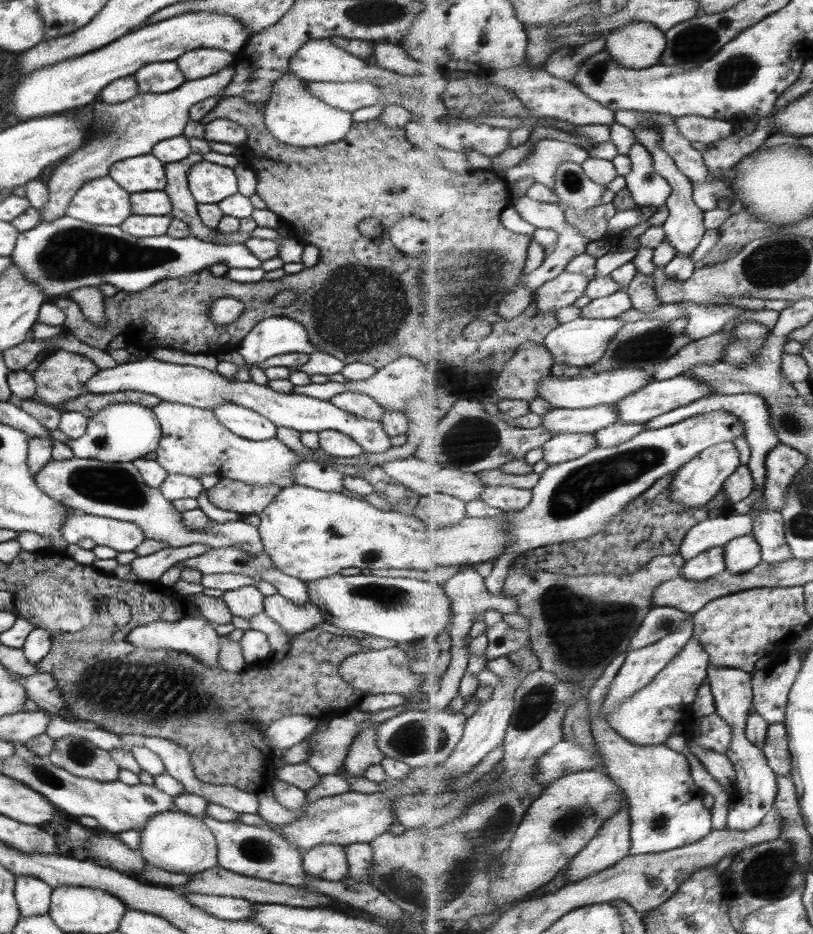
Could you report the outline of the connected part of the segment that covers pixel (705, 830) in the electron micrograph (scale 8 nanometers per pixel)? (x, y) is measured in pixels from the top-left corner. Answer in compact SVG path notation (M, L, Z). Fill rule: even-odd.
M629 652L619 654L589 692L592 731L605 764L605 771L621 788L630 804L632 818L630 854L652 854L672 851L704 839L710 832L710 809L703 806L705 791L695 786L689 760L685 754L666 745L633 744L618 733L607 718L602 717L602 705L607 700L611 684L622 671Z

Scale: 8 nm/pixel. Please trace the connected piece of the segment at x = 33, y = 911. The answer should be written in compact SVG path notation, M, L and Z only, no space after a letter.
M34 876L14 877L14 900L21 917L37 916L48 911L51 887Z

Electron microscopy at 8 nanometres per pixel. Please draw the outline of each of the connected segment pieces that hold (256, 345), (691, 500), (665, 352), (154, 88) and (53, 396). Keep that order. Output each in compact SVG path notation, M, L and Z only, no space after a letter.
M270 316L260 320L236 349L237 354L252 366L272 356L294 352L310 355L314 351L305 327L286 316Z
M733 441L722 442L706 448L684 464L675 474L670 488L672 499L685 506L703 508L708 506L724 488L725 481L742 465L740 449Z
M687 317L671 320L645 319L637 322L627 323L611 341L609 348L605 351L602 359L593 365L592 370L596 373L615 370L616 368L645 368L650 373L655 372L656 365L675 356L686 344L692 342L687 334Z
M175 61L145 64L133 74L139 93L171 92L186 80Z
M56 348L32 372L35 395L60 410L60 404L86 392L85 383L97 374L92 360L66 348Z

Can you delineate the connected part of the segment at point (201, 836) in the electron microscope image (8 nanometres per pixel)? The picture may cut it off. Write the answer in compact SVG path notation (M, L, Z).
M177 810L158 812L150 816L139 831L138 852L150 865L192 875L216 864L215 839L201 818Z

